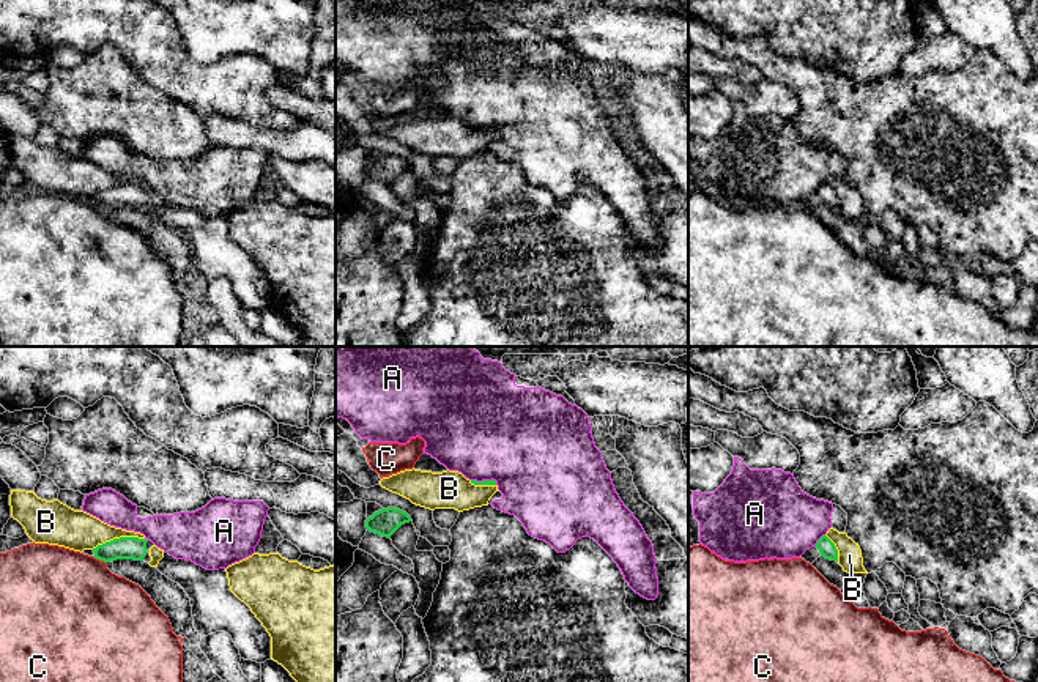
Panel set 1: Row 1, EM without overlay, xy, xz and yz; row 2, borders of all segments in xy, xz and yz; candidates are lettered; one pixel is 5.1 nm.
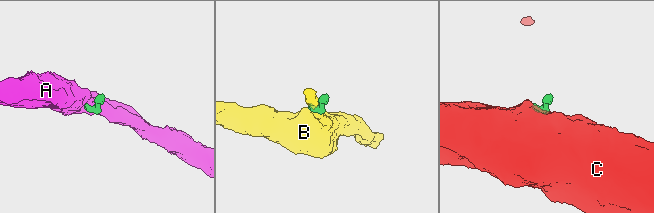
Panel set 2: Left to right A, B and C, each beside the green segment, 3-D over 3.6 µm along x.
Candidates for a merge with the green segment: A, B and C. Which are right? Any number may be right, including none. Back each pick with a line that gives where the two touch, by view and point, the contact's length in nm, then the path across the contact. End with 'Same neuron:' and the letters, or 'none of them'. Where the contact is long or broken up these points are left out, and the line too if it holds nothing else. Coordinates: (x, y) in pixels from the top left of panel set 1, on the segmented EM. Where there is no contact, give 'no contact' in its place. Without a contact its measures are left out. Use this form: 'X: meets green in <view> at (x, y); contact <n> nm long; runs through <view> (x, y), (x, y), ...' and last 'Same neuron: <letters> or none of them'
Same neuron: none of them

